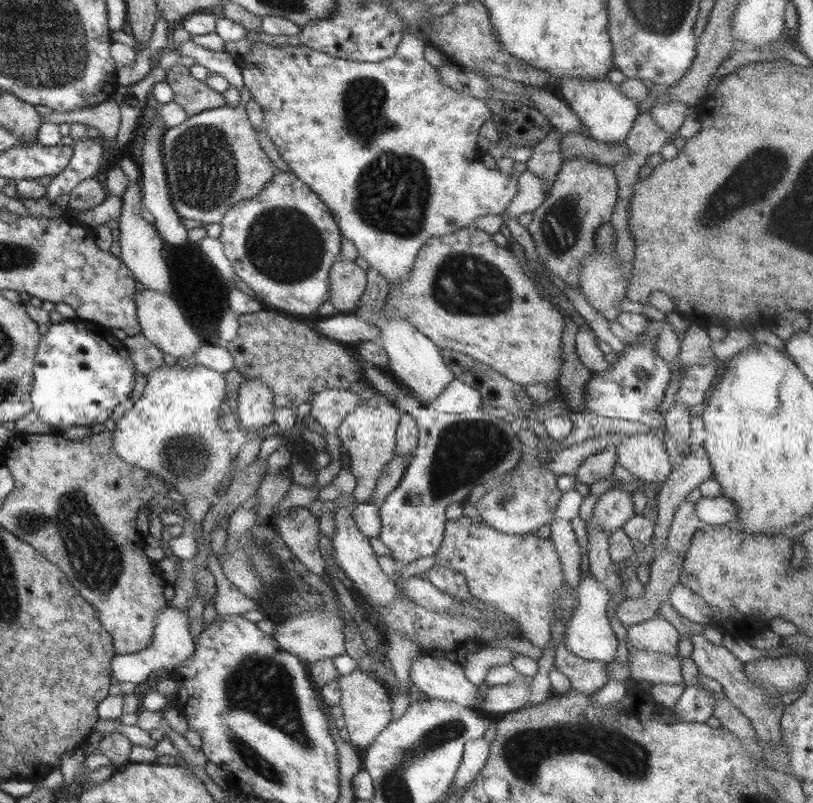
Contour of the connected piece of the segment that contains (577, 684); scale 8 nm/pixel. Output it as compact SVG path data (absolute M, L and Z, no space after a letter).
M566 633L555 648L555 667L570 681L570 689L580 694L593 694L609 680L606 663L574 656L566 647Z

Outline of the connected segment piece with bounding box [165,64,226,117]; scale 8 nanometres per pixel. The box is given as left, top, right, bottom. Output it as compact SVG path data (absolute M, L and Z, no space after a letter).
M181 64L172 66L167 72L165 82L174 91L174 102L177 102L191 117L203 110L220 108L226 105L224 97L204 81L198 81L190 74L188 67Z

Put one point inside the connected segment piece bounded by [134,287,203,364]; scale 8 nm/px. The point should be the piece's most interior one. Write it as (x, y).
(162, 322)

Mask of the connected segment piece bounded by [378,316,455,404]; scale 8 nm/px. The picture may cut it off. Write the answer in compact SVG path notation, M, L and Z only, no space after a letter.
M403 316L388 318L388 325L381 329L378 342L389 356L389 368L396 380L410 391L410 394L424 404L438 398L455 379L454 373L444 364L441 349L427 336L418 332Z

